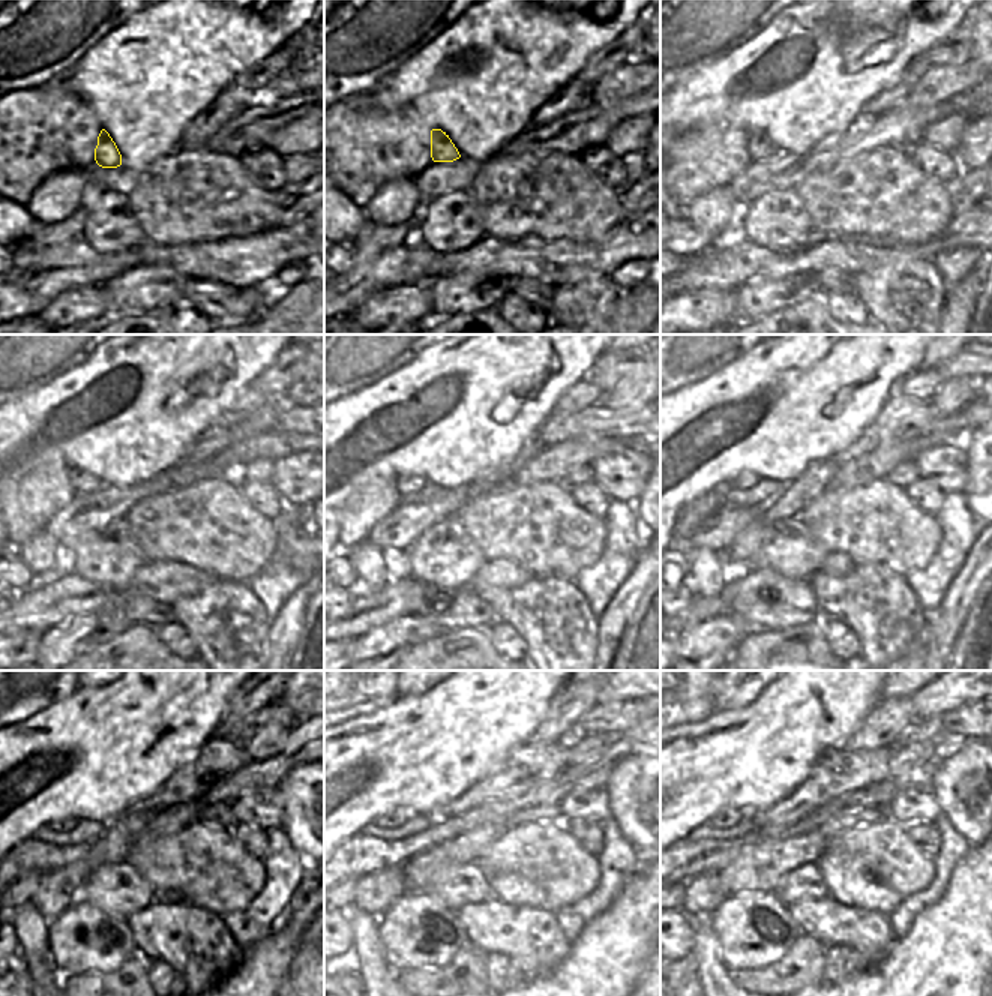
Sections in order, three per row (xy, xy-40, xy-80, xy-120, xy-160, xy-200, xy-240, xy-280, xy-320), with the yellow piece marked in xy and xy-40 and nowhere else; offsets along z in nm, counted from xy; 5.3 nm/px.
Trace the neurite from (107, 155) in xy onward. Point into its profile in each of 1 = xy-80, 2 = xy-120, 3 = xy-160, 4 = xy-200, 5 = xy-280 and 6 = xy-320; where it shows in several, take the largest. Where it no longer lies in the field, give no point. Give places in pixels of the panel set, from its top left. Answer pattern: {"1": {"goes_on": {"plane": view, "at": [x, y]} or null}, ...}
{"1": {"goes_on": {"plane": "xy-80", "at": [760, 147]}}, "2": {"goes_on": {"plane": "xy-120", "at": [83, 482]}}, "3": {"goes_on": {"plane": "xy-160", "at": [407, 483]}}, "4": {"goes_on": {"plane": "xy-200", "at": [746, 480]}}, "5": {"goes_on": {"plane": "xy-280", "at": [396, 818]}}, "6": {"goes_on": {"plane": "xy-320", "at": [728, 818]}}}

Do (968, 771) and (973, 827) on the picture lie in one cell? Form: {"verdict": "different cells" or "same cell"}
{"verdict": "same cell"}

